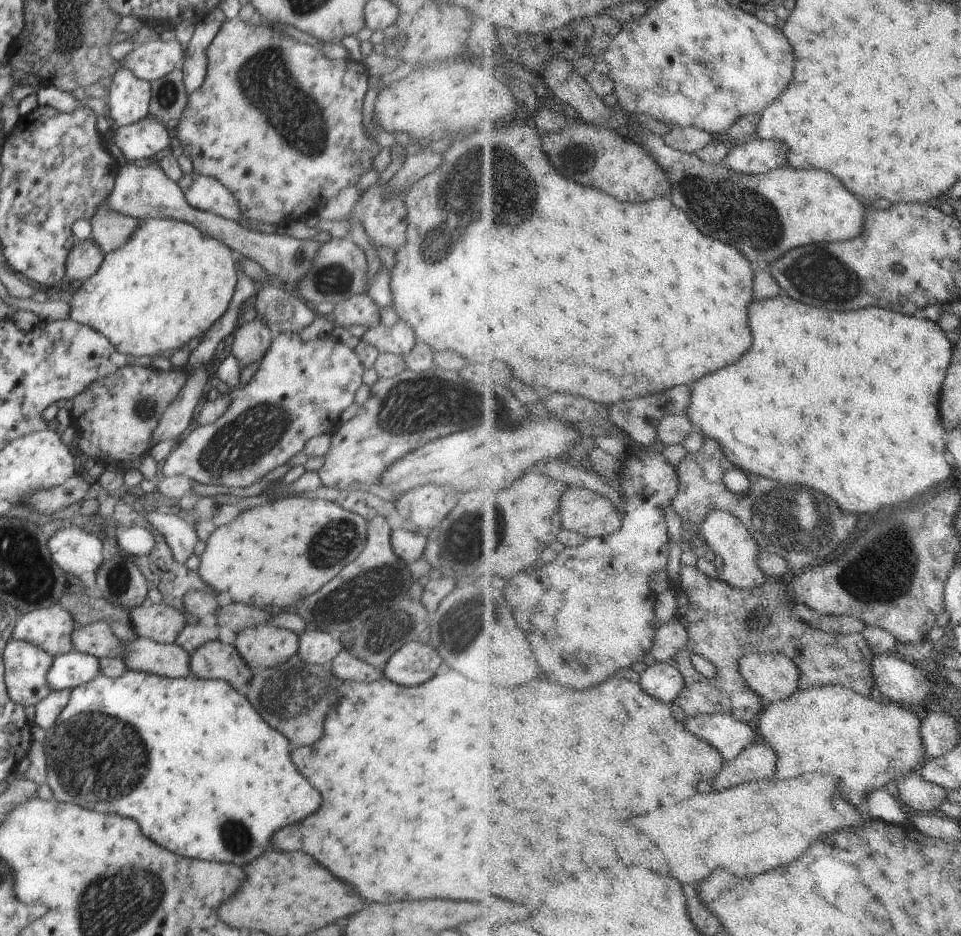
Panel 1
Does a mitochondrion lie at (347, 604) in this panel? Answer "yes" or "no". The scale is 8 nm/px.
yes

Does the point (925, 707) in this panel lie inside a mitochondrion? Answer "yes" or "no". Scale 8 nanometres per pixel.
no

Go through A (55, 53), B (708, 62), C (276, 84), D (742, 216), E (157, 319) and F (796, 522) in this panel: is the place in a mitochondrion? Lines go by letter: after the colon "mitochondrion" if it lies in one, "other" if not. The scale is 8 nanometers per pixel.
A: mitochondrion
B: mitochondrion
C: mitochondrion
D: mitochondrion
E: other
F: mitochondrion

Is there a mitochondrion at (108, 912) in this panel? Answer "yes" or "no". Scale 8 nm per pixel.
yes

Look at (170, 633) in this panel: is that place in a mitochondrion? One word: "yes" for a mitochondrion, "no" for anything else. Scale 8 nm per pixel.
no

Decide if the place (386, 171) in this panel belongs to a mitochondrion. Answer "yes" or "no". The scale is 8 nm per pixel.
no

